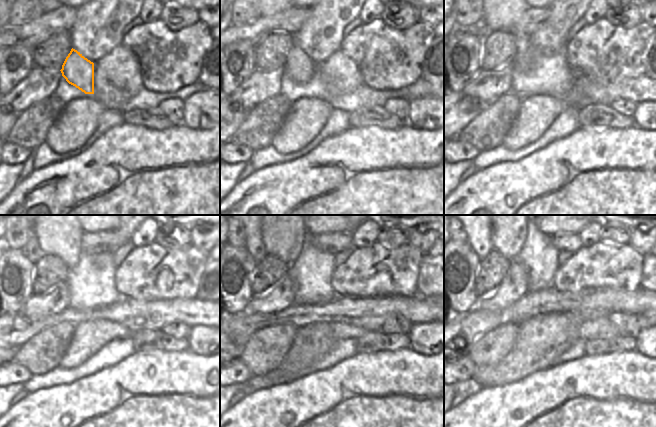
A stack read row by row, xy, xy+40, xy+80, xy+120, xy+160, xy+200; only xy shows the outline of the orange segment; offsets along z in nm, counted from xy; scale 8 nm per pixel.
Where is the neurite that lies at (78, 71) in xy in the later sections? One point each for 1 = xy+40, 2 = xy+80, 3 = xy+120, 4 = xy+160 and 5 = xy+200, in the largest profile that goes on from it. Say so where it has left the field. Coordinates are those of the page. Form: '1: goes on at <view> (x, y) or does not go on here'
1: goes on at xy+40 (299, 67)
2: goes on at xy+80 (524, 60)
3: goes on at xy+120 (60, 235)
4: goes on at xy+160 (282, 235)
5: goes on at xy+200 (507, 235)

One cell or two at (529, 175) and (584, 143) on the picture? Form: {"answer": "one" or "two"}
{"answer": "one"}

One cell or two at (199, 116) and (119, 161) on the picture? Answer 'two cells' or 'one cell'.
two cells

